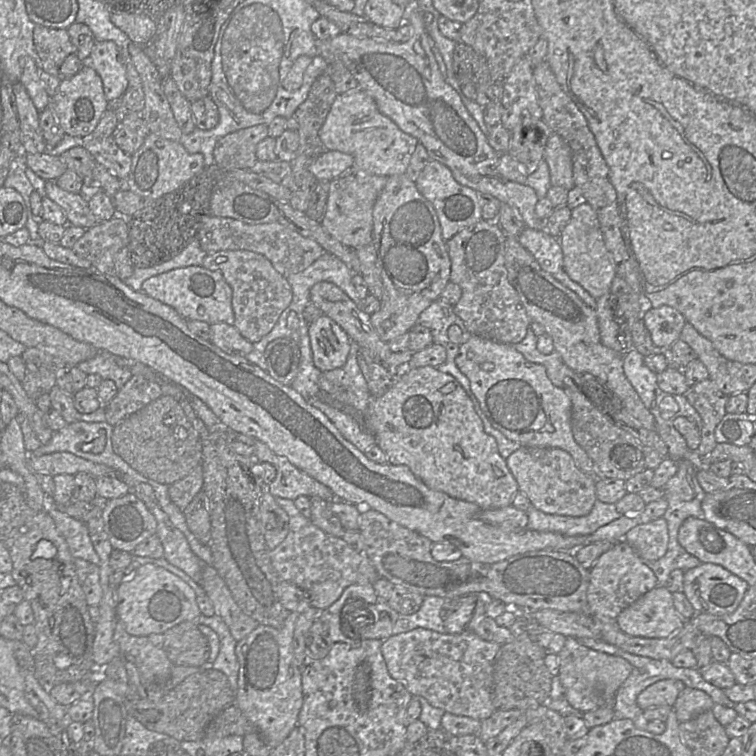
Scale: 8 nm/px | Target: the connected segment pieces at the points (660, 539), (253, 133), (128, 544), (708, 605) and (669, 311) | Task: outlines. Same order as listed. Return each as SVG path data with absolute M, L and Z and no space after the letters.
M664 517L641 523L630 529L624 540L639 556L647 560L658 560L665 555L669 543L667 521Z
M259 124L252 127L237 130L220 138L214 147L214 158L216 164L223 171L236 169L251 169L256 163L256 148L260 141L269 136L269 127Z
M131 490L122 497L104 501L102 517L113 549L132 553L138 544L156 535L155 517Z
M704 563L684 571L684 594L696 613L734 612L749 585L721 565Z
M644 296L640 297L640 302L642 319L652 342L661 348L671 348L680 339L685 317L668 305L652 307Z

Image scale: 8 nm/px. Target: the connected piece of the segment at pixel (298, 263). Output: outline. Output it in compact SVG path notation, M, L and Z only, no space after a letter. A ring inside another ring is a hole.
M211 215L203 222L196 237L207 254L220 250L246 250L261 254L285 277L304 271L326 252L315 240L276 222L251 225L229 217Z

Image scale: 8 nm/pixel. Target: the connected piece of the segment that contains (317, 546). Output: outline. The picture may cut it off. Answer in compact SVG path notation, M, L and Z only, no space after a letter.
M310 523L299 529L290 530L286 538L273 550L270 550L272 566L281 580L293 583L303 590L311 606L324 610L339 599L345 588L353 584L371 584L380 577L376 568L365 553L352 549L342 538L327 534Z

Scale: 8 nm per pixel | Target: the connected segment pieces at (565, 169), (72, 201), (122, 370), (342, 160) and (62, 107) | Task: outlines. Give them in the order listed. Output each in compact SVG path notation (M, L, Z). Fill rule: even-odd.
M552 132L547 139L544 159L549 167L551 185L561 186L567 191L570 190L575 185L571 148L555 132Z
M46 181L46 197L59 205L66 214L68 223L85 229L91 228L98 223L90 211L87 196L75 194L61 189L55 181Z
M99 351L93 359L83 361L76 367L87 375L99 375L103 380L113 381L119 390L132 377L132 373L128 367L119 365L116 358L120 357Z
M324 150L313 161L309 169L317 181L331 182L352 168L354 159L350 154L335 150Z
M85 62L76 75L61 80L56 93L50 97L48 107L65 134L85 137L96 129L104 112L109 108L109 102L105 97L101 78L94 68Z

